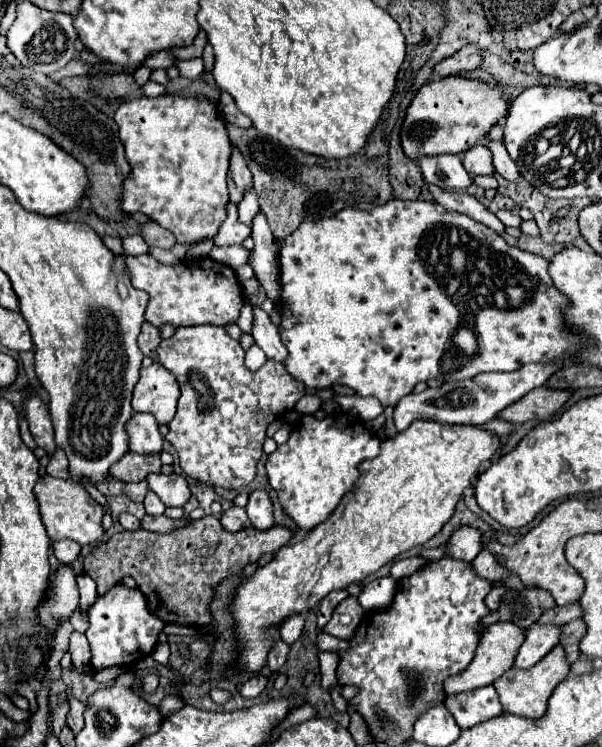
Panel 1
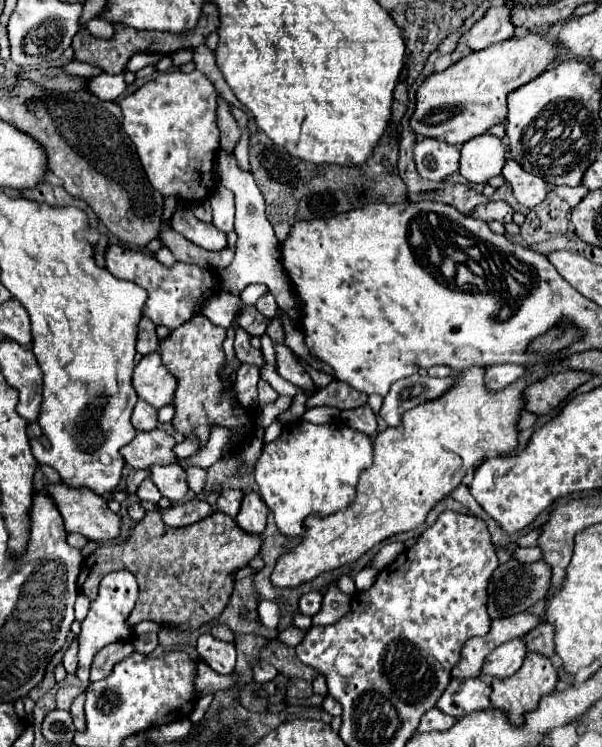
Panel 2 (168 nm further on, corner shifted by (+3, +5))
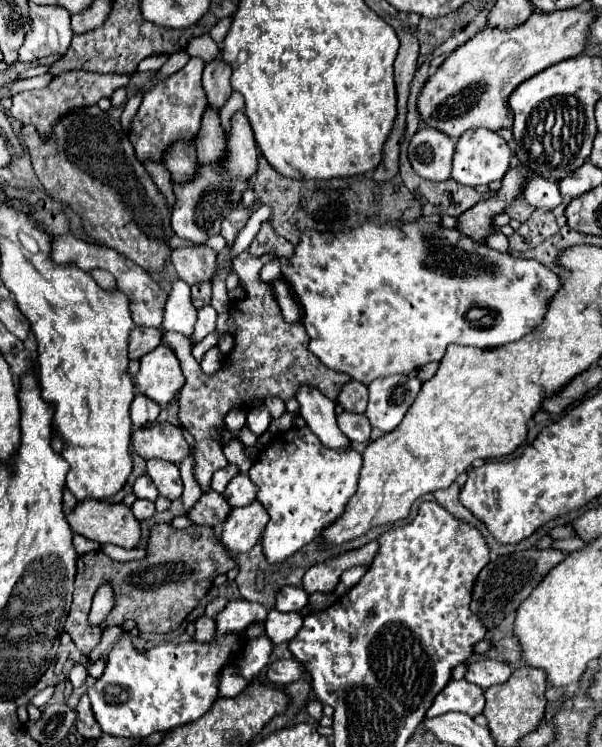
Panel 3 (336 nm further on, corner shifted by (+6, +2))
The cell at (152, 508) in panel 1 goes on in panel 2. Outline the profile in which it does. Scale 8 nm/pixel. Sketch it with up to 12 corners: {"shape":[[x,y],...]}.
{"shape":[[151,478],[137,488],[141,500],[159,502],[161,492]]}

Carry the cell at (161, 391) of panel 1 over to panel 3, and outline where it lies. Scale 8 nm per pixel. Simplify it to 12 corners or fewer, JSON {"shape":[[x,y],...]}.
{"shape":[[172,349],[142,357],[134,383],[164,407],[184,385]]}

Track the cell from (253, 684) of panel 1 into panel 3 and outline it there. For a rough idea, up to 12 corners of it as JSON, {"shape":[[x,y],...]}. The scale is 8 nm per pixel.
{"shape":[[296,659],[268,665],[266,679],[284,685],[300,679],[302,665]]}

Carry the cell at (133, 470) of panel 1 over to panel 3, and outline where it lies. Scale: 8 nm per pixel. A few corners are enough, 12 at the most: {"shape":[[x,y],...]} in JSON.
{"shape":[[170,423],[136,429],[132,447],[144,461],[180,463],[188,443]]}

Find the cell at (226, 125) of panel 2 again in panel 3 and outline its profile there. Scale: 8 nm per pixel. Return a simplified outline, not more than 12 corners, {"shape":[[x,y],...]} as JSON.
{"shape":[[222,59],[204,67],[208,105],[222,109],[232,95],[232,71]]}

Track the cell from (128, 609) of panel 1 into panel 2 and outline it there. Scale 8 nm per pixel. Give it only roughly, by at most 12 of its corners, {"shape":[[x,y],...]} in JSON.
{"shape":[[109,572],[81,622],[77,672],[89,682],[91,660],[111,642],[129,640],[125,618],[137,580]]}

